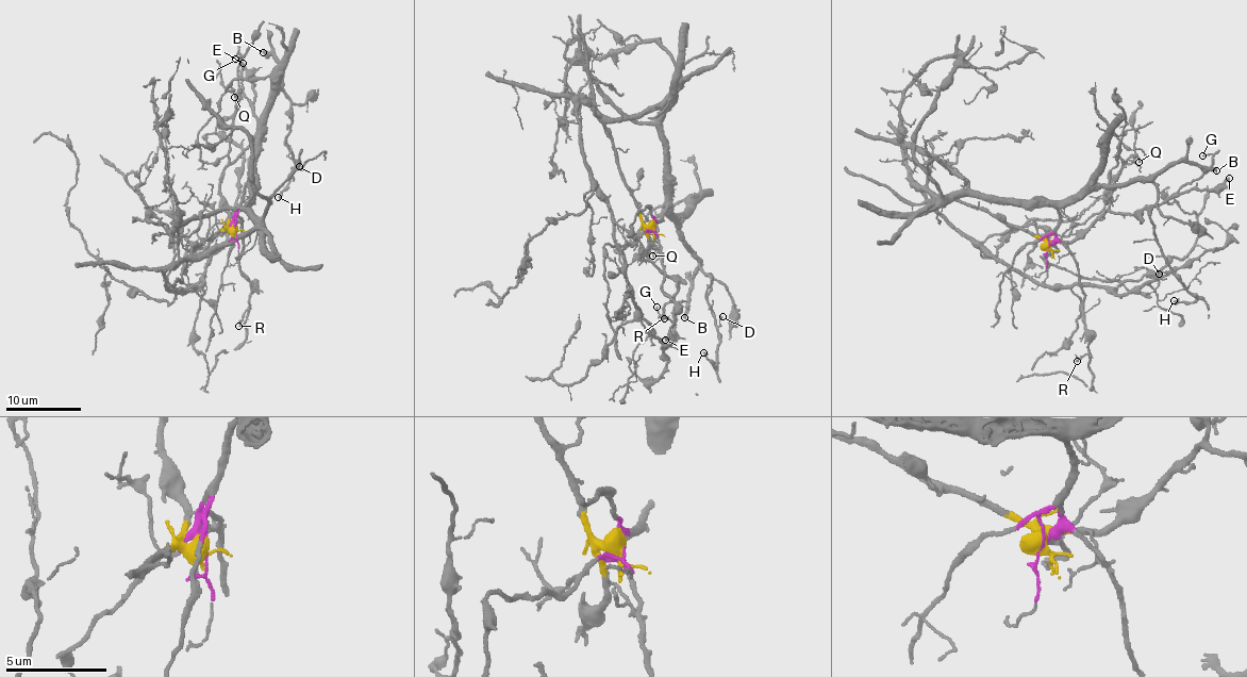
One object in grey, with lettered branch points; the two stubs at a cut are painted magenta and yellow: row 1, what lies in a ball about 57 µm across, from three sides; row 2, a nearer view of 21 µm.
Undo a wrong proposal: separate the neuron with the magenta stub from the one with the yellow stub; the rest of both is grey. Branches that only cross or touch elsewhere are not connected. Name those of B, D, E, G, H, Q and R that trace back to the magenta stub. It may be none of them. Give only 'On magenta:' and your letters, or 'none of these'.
On magenta: B, D, H, R

